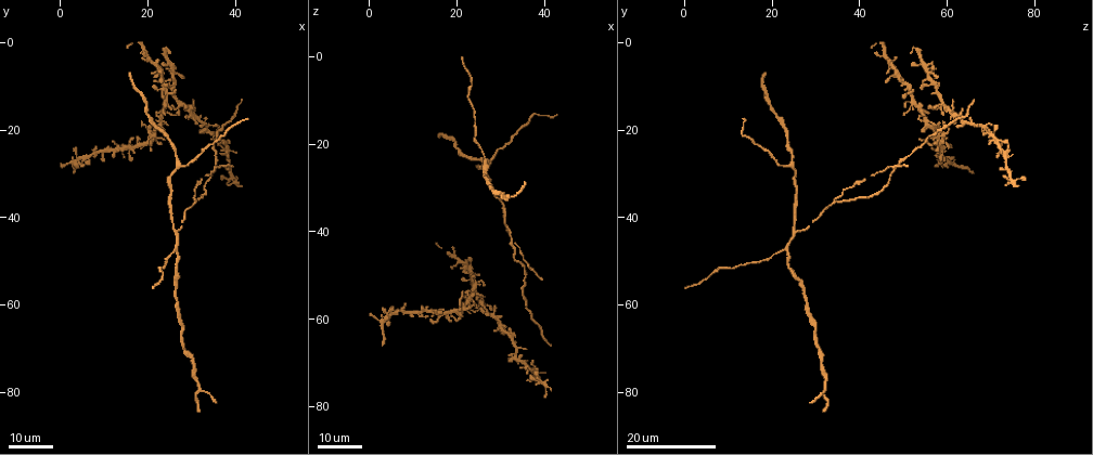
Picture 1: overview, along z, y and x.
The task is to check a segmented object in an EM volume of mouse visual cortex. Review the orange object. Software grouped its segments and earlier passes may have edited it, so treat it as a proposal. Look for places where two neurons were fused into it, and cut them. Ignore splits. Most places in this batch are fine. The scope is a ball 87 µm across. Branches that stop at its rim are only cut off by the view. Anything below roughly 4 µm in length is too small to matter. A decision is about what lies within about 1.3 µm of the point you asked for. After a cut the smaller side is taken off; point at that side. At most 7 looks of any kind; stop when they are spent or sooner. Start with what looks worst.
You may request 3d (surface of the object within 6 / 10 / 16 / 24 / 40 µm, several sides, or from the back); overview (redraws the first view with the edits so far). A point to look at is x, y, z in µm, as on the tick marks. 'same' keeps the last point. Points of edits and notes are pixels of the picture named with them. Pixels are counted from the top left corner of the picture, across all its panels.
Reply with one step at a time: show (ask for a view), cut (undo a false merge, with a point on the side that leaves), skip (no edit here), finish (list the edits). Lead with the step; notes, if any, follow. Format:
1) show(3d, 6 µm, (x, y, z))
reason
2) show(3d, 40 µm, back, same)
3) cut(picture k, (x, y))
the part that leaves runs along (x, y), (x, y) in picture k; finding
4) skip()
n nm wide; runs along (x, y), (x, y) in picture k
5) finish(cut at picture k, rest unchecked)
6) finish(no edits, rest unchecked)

show(3d, 24 µm, (26.5, 47.5, 23.0))
thin arm on a thick one

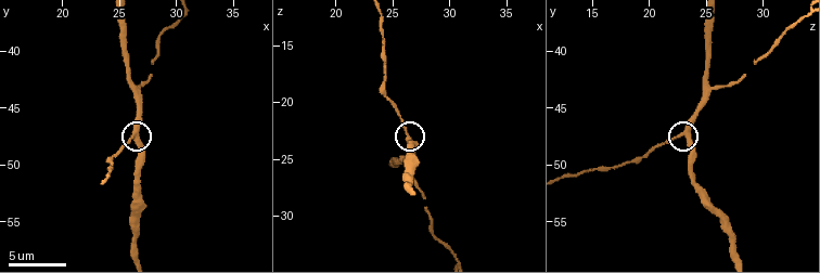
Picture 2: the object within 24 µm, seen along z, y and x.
show(3d, 10 µm, (26.4, 47.2, 23.2))
closer look

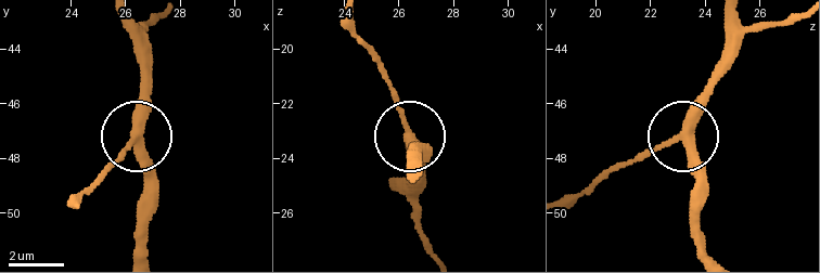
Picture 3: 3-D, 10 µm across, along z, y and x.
skip()
runs along (157, 17), (145, 28), (143, 127), (106, 166) in picture 3; all the same neuron

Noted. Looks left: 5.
show(3d, 24 µm, (30.5, 36.5, 34.5))
three arms meet

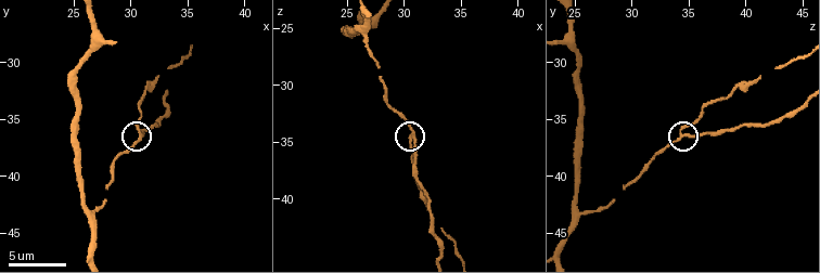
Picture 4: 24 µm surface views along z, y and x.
show(3d, 6 µm, (30.8, 36.4, 34.4))

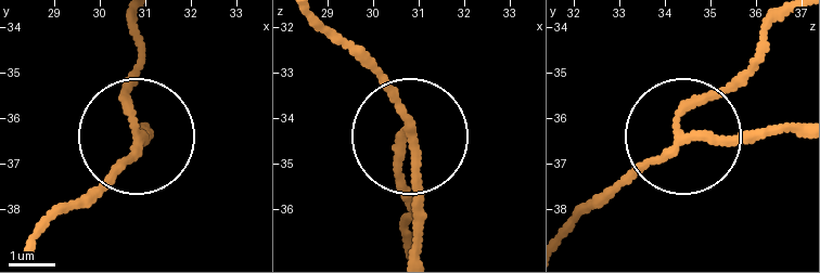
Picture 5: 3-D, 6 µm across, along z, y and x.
skip()
side arm 10 µm; runs along (801, 122), (684, 130), (684, 115), (763, 56) in picture 5; one neuron here

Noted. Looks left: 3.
show(3d, 16 µm, (27.4, 27.8, 24.2))
three arms meet

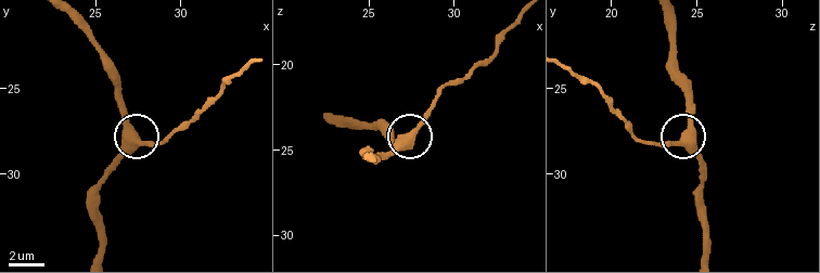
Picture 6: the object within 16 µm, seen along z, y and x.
show(3d, 16 µm, back, (27.4, 28.0, 24.2))

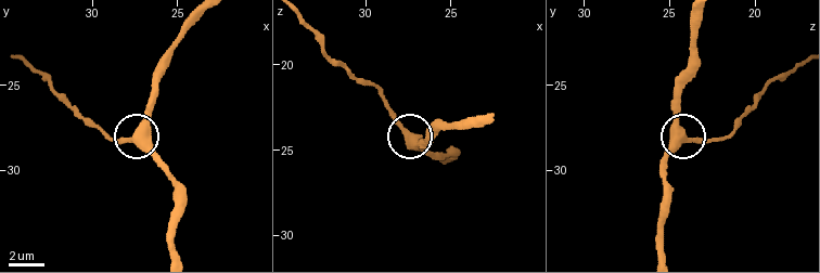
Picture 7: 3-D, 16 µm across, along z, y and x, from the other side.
skip()
side arm 25 µm; 3 arms; one neuron here

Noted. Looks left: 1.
finish(no edits, rest unchecked)

